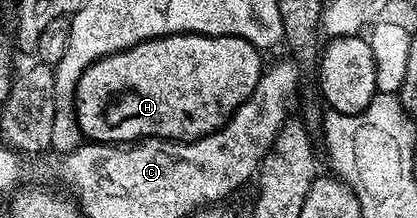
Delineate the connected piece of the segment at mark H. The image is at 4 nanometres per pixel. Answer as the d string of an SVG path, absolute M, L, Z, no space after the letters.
M164 35L161 39L148 39L142 43L136 43L133 47L128 47L126 51L108 55L92 63L82 73L77 82L75 107L80 112L80 122L86 128L93 126L101 127L102 136L100 138L105 141L136 141L146 137L174 141L201 139L224 127L225 123L236 113L239 107L251 97L252 91L261 79L263 72L261 55L262 52L258 48L251 46L247 40L240 39L238 35Z

